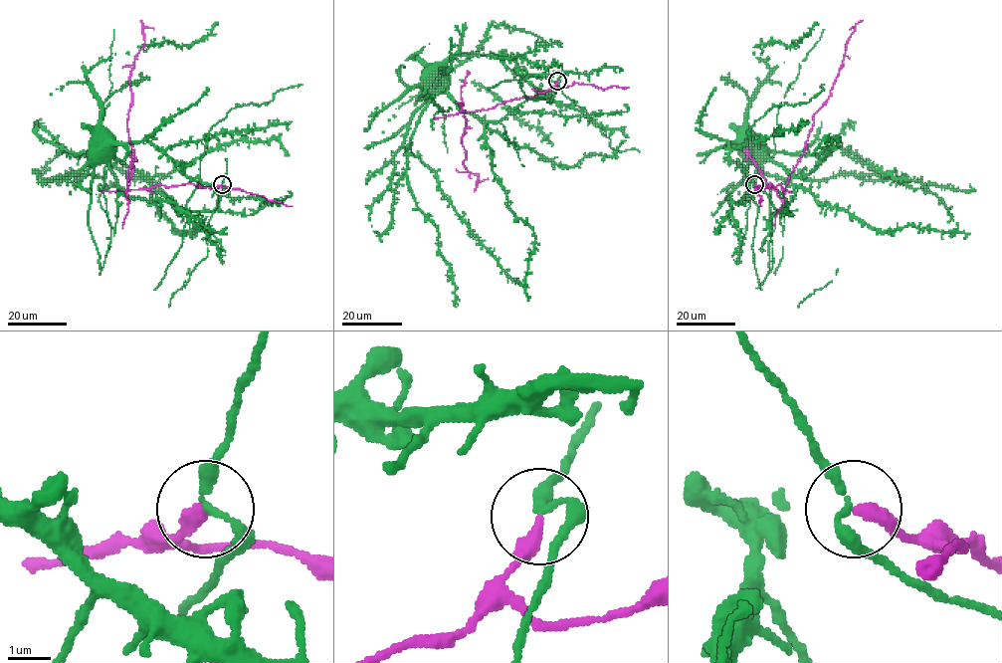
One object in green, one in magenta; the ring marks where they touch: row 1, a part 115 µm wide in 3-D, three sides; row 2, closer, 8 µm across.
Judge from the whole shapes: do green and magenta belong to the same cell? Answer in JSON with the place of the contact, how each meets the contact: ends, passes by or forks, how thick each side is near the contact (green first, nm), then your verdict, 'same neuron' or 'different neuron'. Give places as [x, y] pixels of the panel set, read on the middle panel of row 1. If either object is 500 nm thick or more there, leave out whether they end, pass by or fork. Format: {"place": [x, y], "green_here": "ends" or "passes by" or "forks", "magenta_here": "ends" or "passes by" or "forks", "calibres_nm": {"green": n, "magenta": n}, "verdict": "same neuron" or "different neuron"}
{"place": [557, 81], "green_here": "passes by", "magenta_here": "ends", "calibres_nm": {"green": 160, "magenta": 320}, "verdict": "different neuron"}

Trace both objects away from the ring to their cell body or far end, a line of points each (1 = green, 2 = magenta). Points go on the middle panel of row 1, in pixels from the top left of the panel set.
1: (557, 81), (556, 93), (549, 102), (537, 95), (497, 121), (481, 119), (463, 110), (437, 78)
2: (557, 81), (534, 96), (462, 112), (464, 165), (479, 175), (477, 183), (489, 178)

